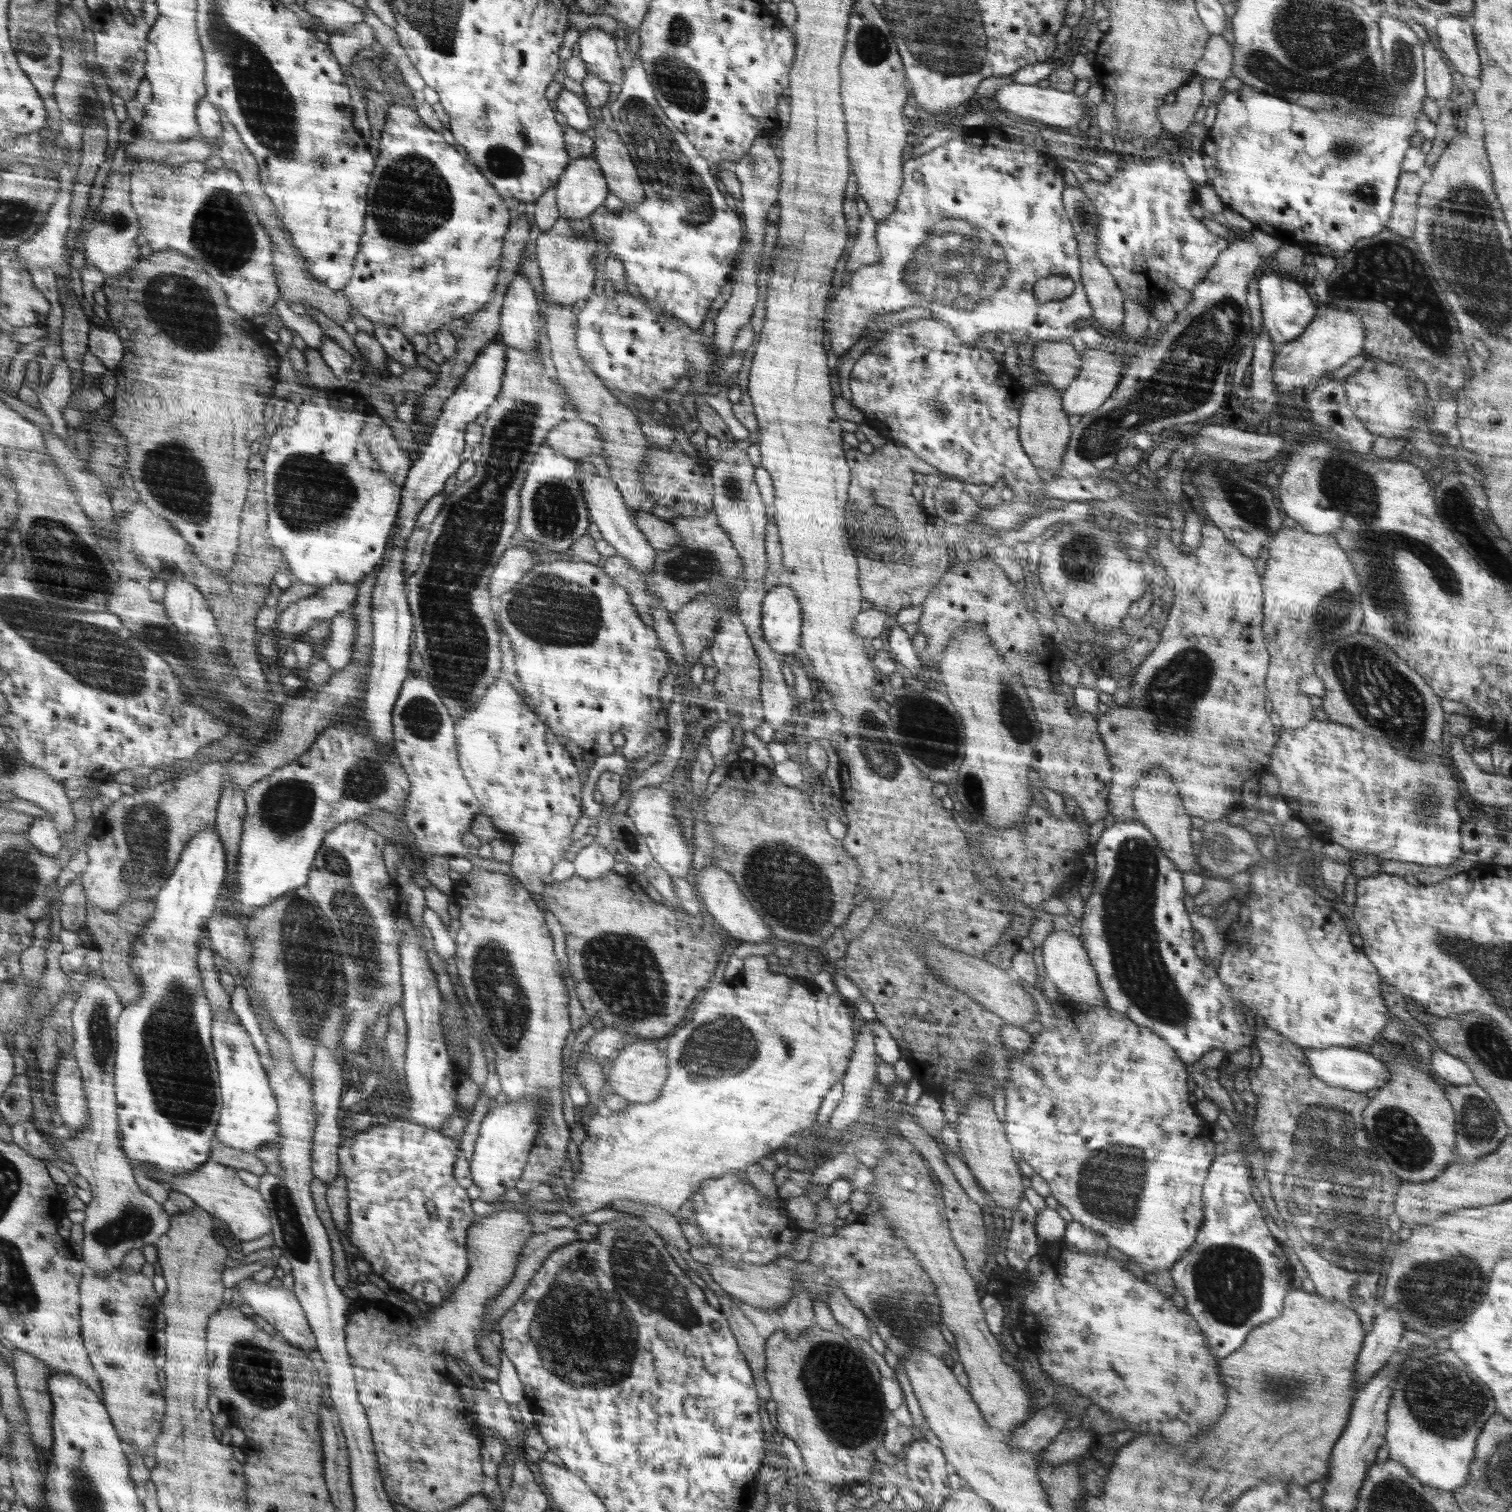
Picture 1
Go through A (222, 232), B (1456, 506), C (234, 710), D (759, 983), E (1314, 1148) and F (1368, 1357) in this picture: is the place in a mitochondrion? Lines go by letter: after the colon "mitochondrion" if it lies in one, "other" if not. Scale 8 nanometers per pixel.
A: mitochondrion
B: mitochondrion
C: mitochondrion
D: other
E: mitochondrion
F: other

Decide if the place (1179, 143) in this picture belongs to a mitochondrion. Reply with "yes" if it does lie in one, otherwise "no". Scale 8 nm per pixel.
no

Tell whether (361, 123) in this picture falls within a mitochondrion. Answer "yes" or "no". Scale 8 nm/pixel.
no

